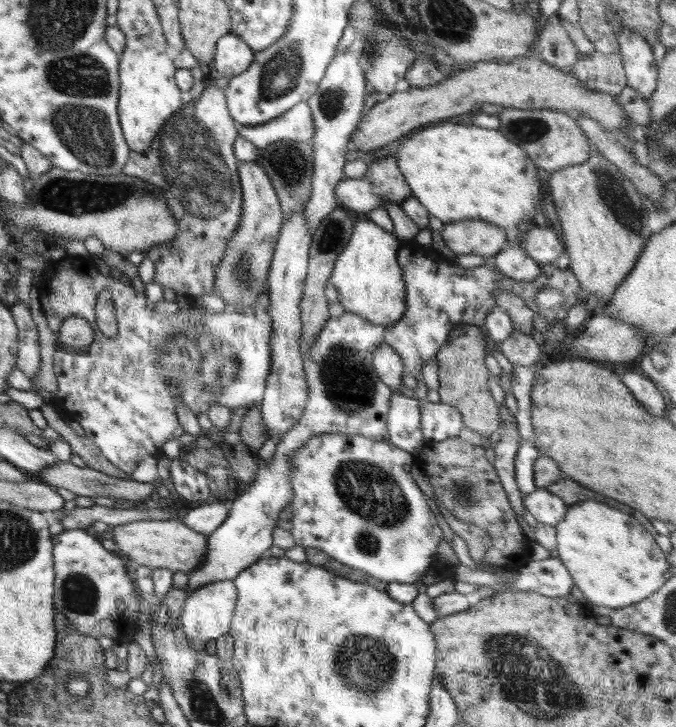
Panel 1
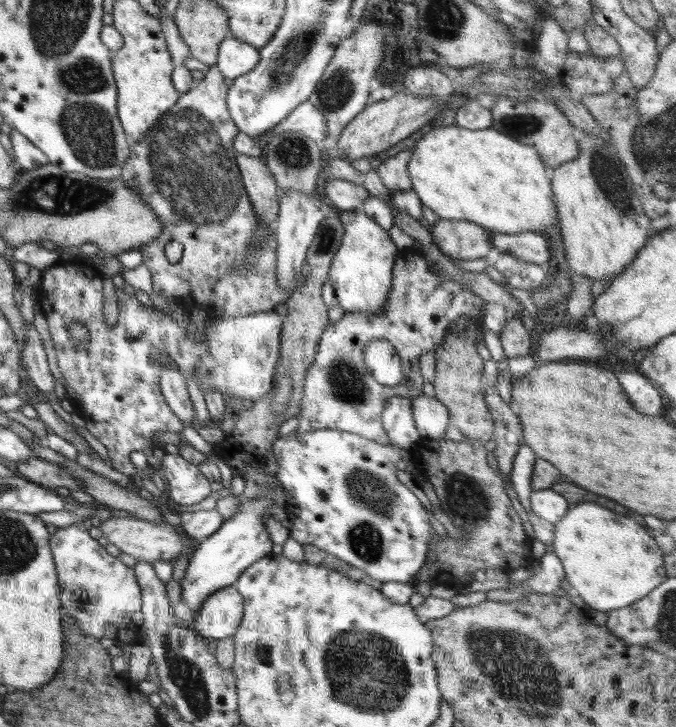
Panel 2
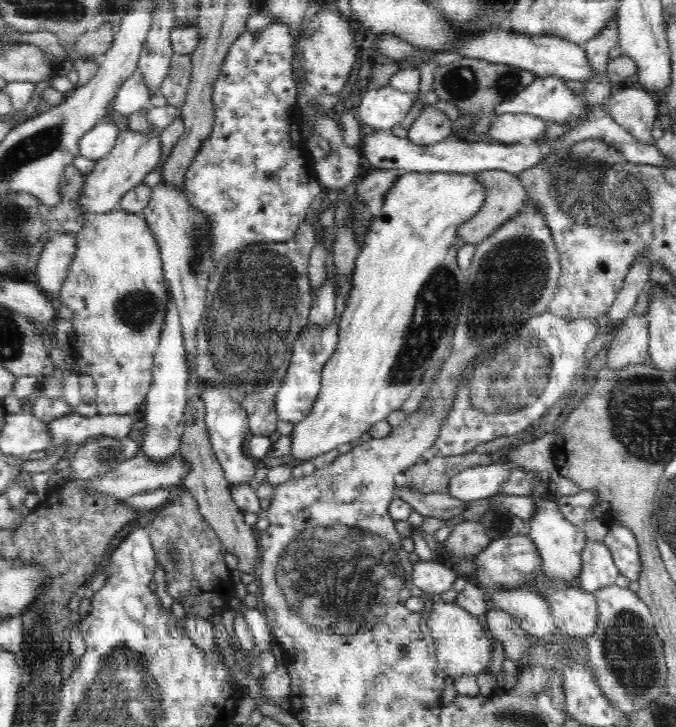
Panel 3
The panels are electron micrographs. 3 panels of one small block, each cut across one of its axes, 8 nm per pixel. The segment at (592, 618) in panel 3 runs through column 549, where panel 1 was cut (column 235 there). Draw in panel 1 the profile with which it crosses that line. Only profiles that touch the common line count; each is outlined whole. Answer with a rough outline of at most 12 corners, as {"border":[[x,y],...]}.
{"border":[[232,580],[188,591],[181,612],[188,647],[229,634]]}

